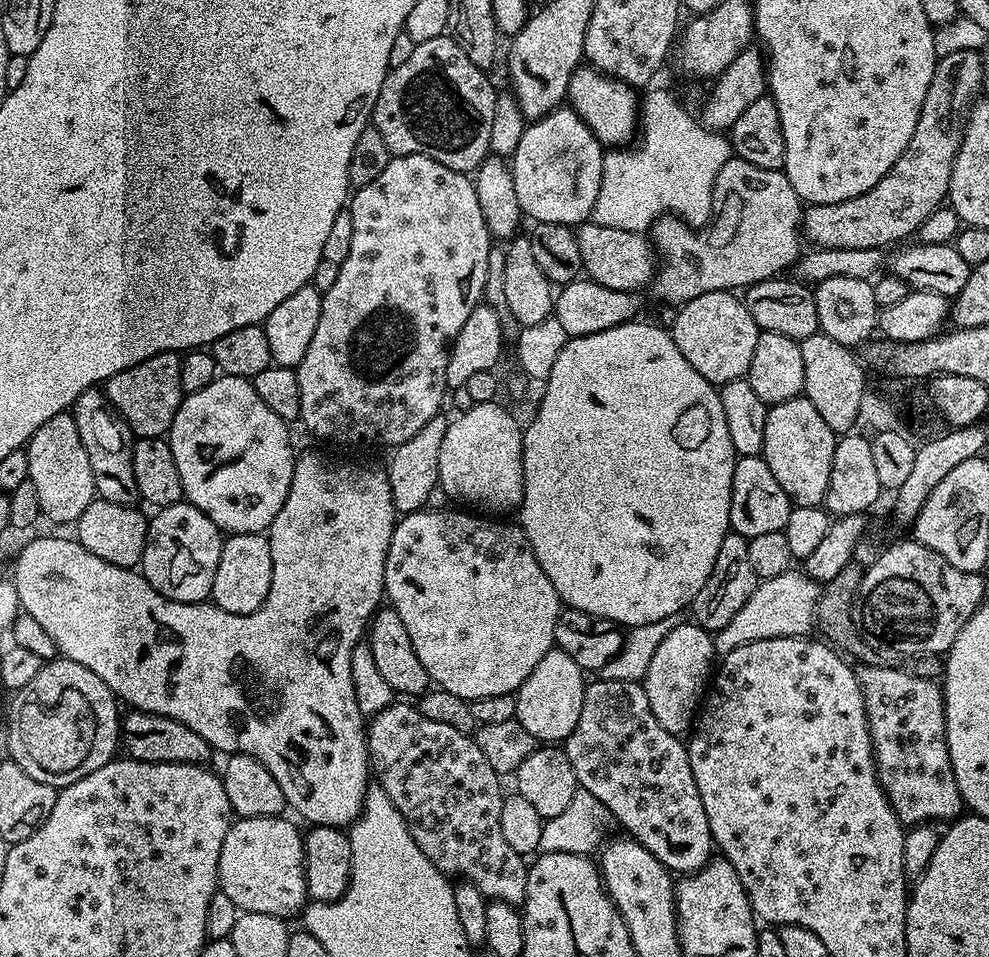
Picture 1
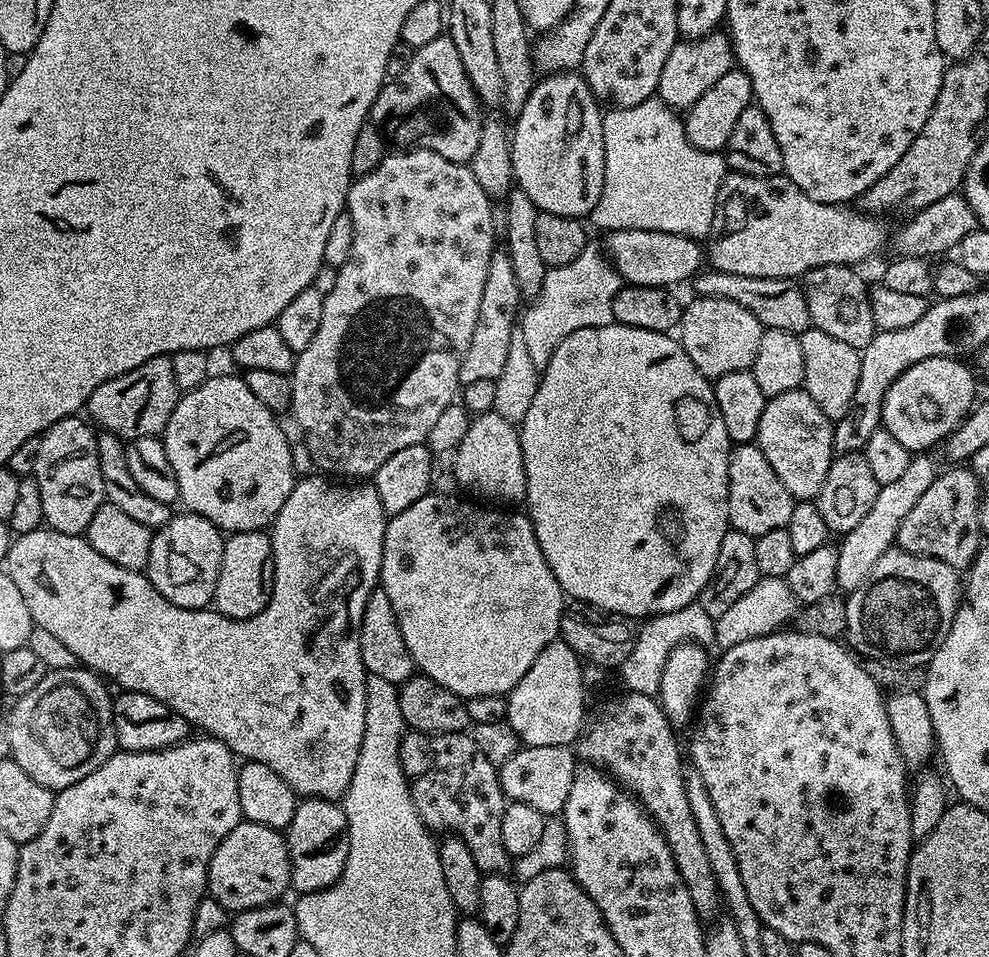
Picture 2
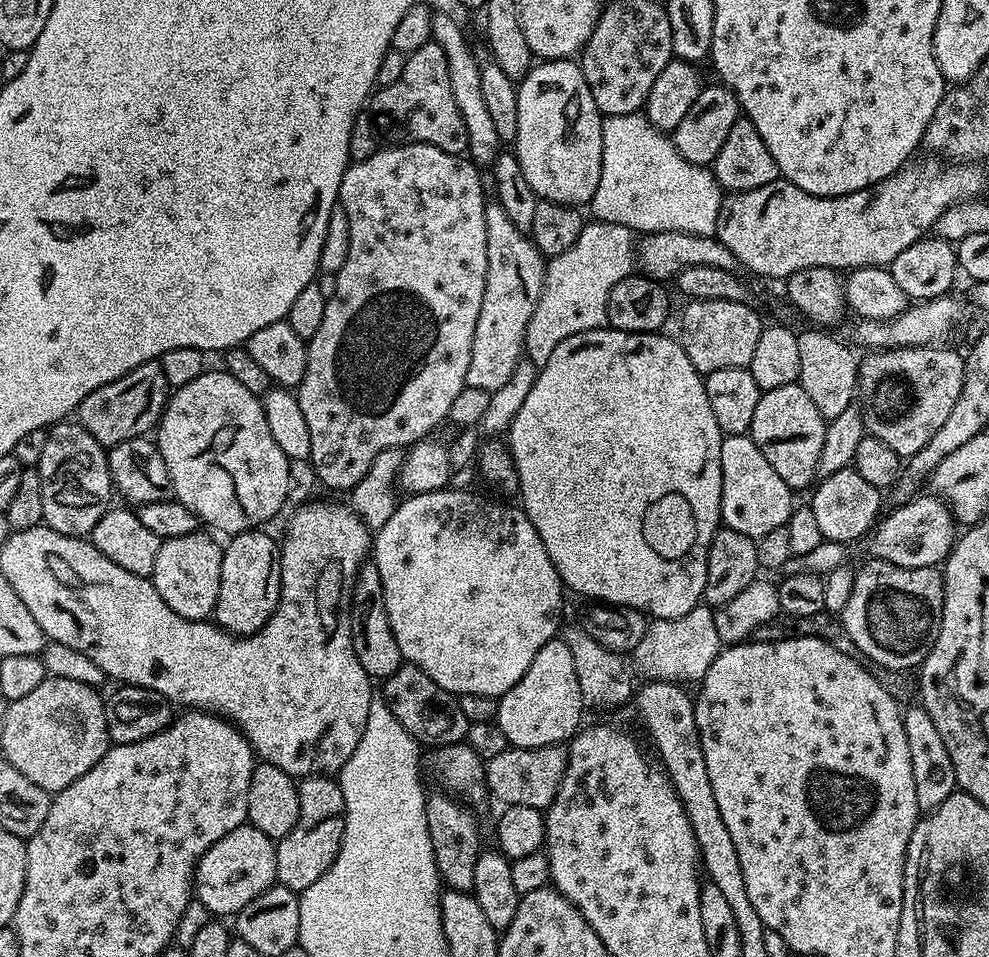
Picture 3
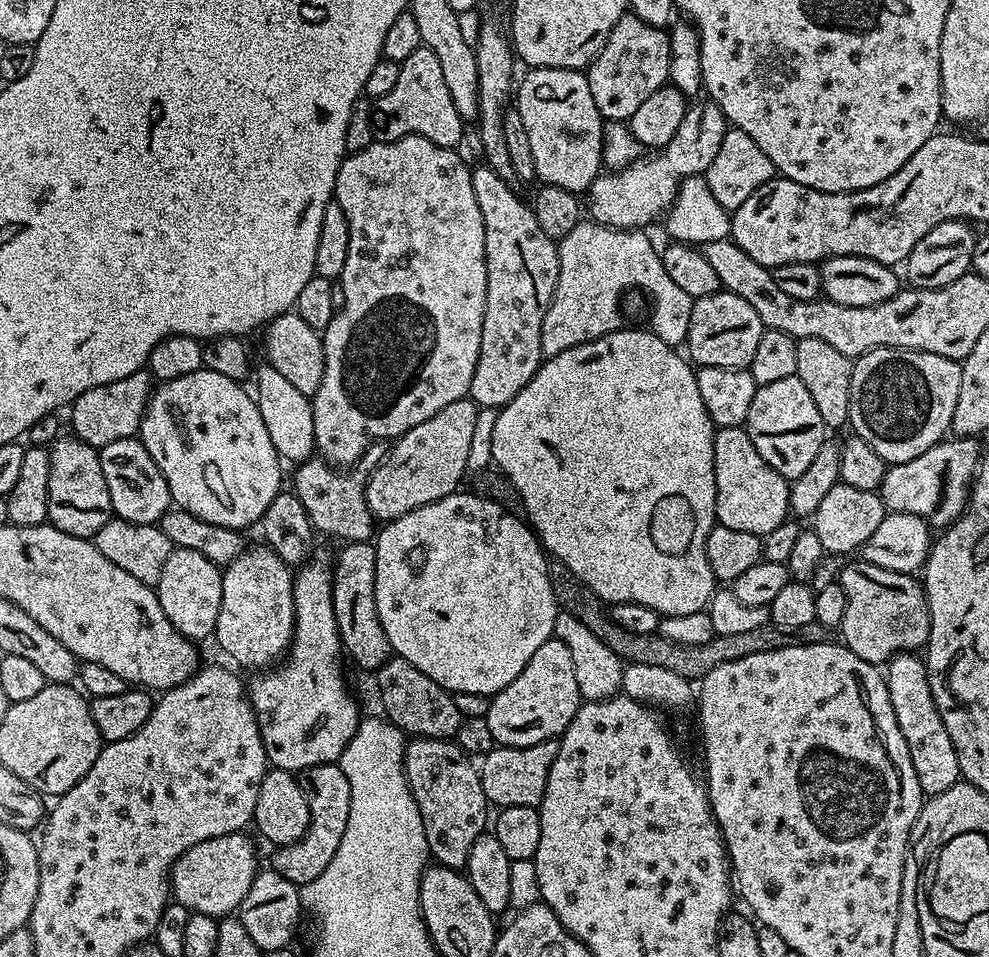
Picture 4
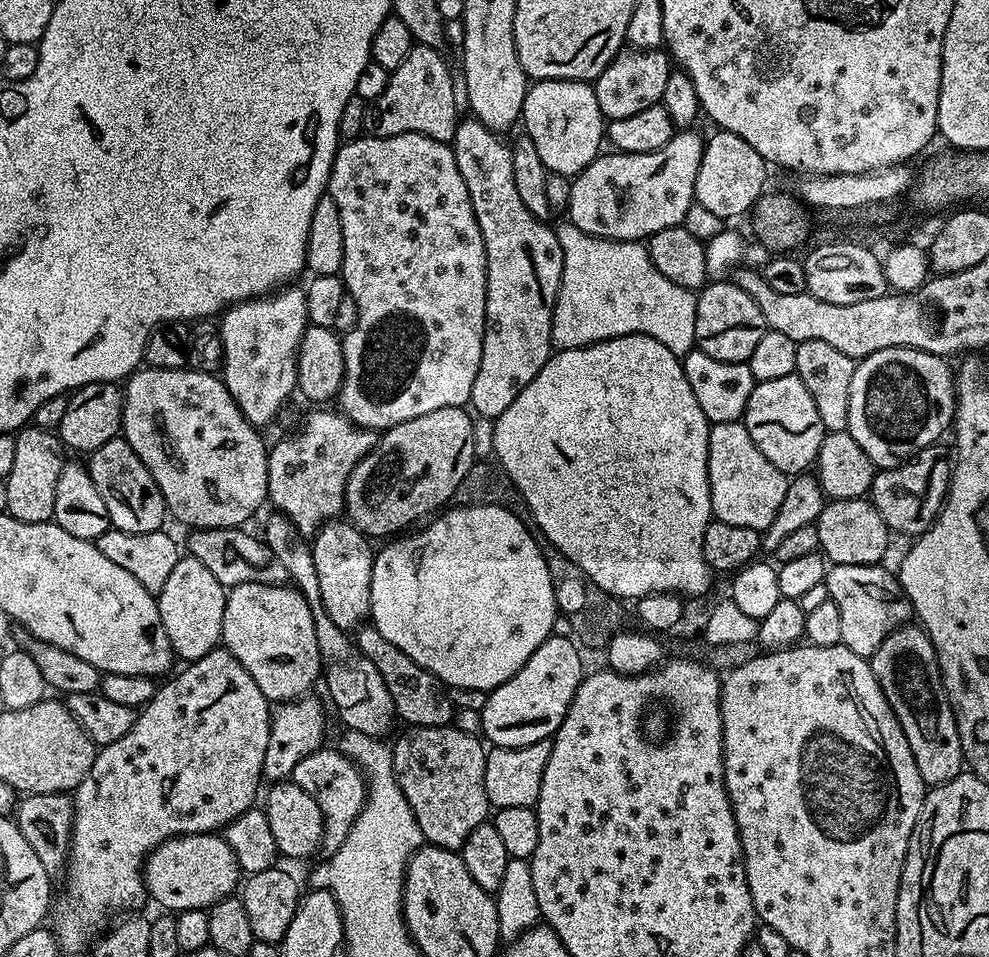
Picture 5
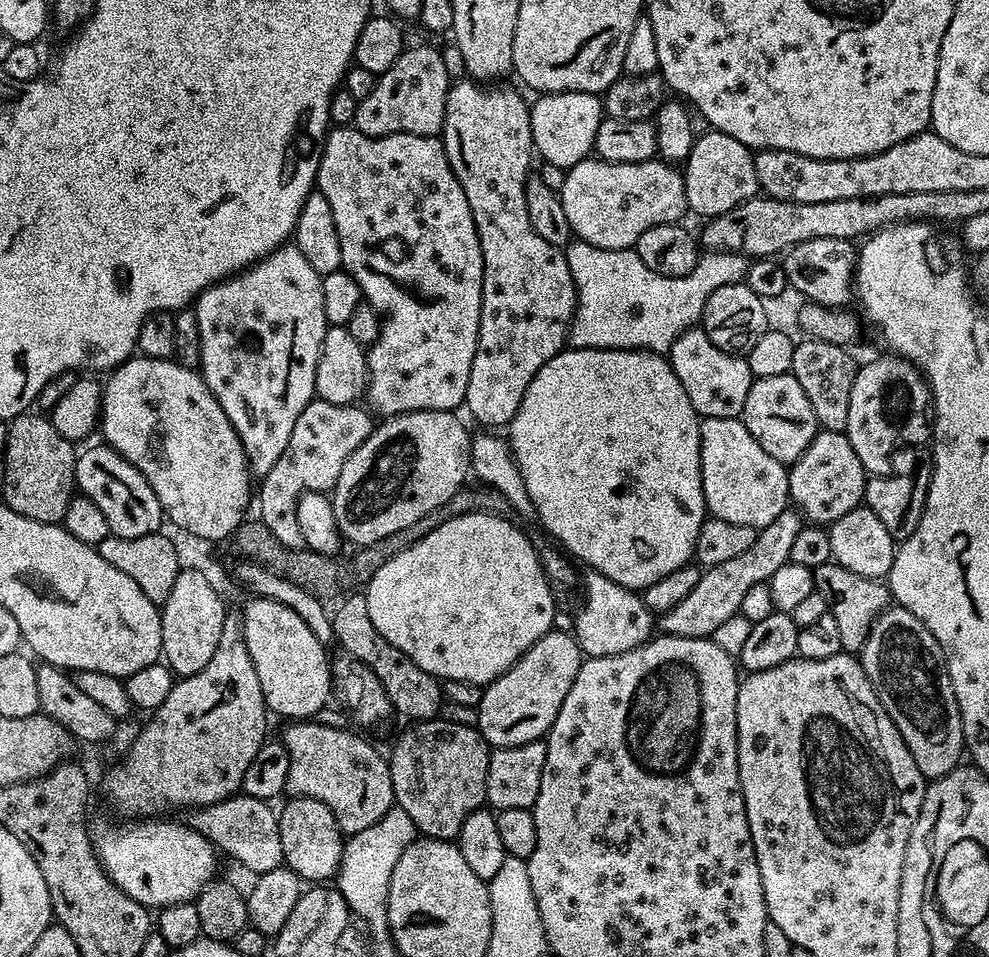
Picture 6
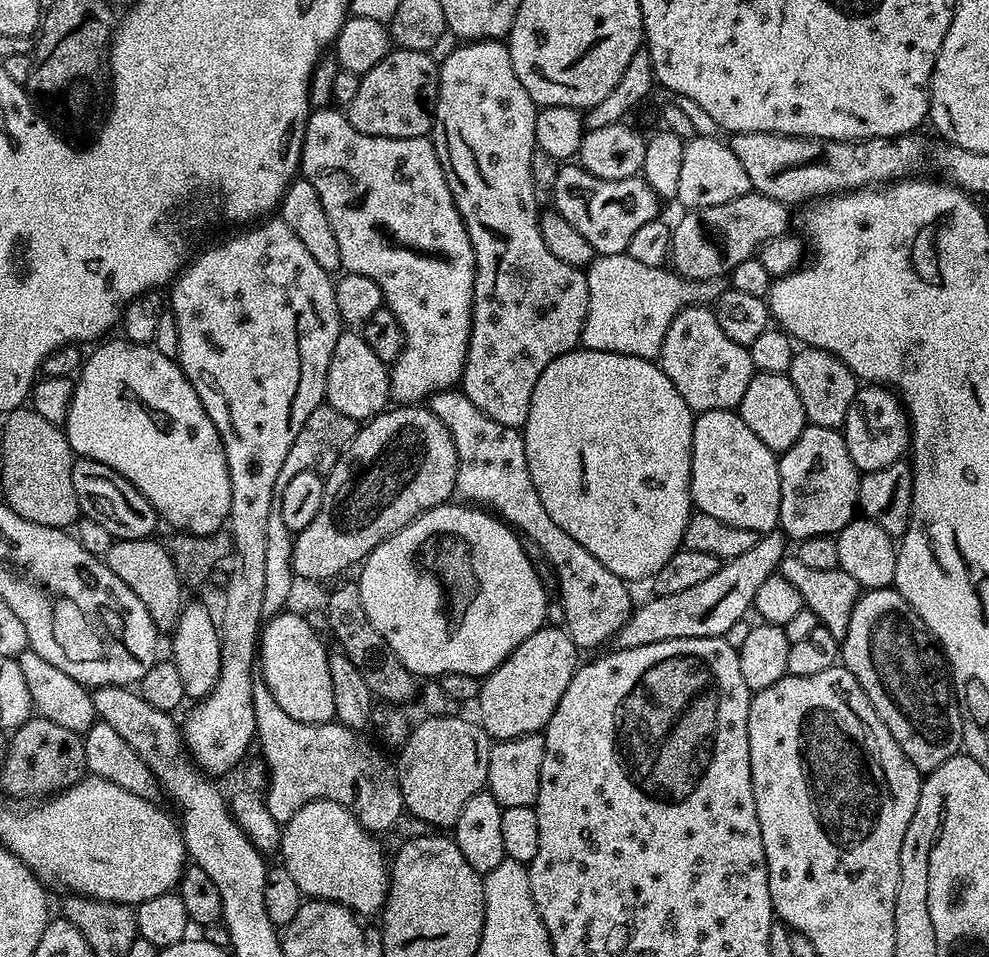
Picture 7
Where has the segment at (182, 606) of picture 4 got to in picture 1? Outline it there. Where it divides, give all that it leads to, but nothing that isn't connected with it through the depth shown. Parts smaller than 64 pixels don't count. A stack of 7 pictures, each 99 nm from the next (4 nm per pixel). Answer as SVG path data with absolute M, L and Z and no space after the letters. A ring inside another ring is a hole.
M187 502L159 509L149 519L148 537L139 562L148 584L166 598L183 604L199 604L212 595L214 574L218 574L218 558L224 540L216 523L202 510Z

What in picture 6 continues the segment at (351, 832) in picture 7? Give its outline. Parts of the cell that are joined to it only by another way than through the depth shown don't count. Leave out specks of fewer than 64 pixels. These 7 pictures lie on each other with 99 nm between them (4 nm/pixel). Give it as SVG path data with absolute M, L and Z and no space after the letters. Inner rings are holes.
M293 796L284 809L280 808L280 830L284 864L297 872L304 882L328 882L340 869L346 843L334 814L322 802L309 796Z

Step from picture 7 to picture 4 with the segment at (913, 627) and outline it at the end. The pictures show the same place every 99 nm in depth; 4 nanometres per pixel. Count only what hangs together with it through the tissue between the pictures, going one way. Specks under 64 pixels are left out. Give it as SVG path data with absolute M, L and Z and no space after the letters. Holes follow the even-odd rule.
M902 652L892 657L886 665L886 679L890 706L894 706L898 730L902 730L902 738L906 738L910 762L914 762L914 774L918 774L918 786L925 797L929 797L942 794L942 790L950 790L950 786L957 784L961 775L954 742L950 742L950 734L946 734L946 726L942 722L942 714L938 714L938 706L934 706L927 663L918 657L919 655L911 652Z

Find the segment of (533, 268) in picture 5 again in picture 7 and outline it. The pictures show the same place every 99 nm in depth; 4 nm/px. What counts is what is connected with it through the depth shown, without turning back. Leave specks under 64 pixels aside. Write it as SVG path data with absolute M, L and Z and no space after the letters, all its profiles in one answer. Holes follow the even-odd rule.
M503 39L498 40L474 40L461 43L443 61L439 61L440 81L438 82L438 94L436 95L436 111L432 121L430 139L438 154L438 162L446 174L446 182L450 186L450 194L454 194L454 206L458 206L458 214L462 214L462 222L470 234L470 242L474 246L474 258L476 259L476 273L474 274L474 294L472 295L472 329L470 330L470 342L466 354L466 366L464 367L464 379L462 391L482 414L494 418L494 422L502 422L502 426L523 429L526 418L530 414L530 398L534 398L534 386L538 386L538 378L542 378L542 370L550 366L554 358L573 351L580 344L580 335L586 322L588 313L588 277L583 271L574 266L566 266L559 258L550 254L546 242L542 242L542 230L540 229L540 217L536 208L536 196L538 189L532 184L530 178L530 158L537 151L536 147L536 113L538 105L526 94L526 86L518 82L518 74L514 74L512 59L508 53L508 45Z

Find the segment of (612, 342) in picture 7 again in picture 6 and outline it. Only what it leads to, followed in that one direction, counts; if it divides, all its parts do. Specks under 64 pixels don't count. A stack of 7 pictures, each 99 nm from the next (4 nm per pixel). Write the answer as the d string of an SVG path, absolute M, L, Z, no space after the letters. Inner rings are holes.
M573 239L571 243L563 249L563 254L566 258L566 262L570 266L570 274L574 278L574 286L576 287L576 312L572 316L572 323L568 325L567 343L573 348L638 348L661 354L671 353L674 342L679 336L681 336L683 332L687 332L689 328L693 327L693 325L703 317L706 298L710 298L710 294L714 294L714 290L718 290L718 286L738 284L747 277L750 263L749 257L743 256L741 252L705 251L690 274L686 274L682 278L666 278L666 274L654 274L654 270L650 270L650 266L646 266L646 262L642 262L642 258L638 258L638 254L632 248L606 250L605 248L594 246L593 244L587 244L585 240Z

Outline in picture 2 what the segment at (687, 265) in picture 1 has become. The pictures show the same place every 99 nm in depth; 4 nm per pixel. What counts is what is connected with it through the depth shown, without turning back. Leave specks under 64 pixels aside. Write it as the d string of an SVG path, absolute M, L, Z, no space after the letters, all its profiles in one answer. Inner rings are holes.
M729 171L724 178L724 185L718 190L712 234L706 244L706 260L708 264L712 263L709 265L718 272L775 280L800 278L805 272L818 266L860 266L863 260L870 259L883 244L885 247L889 243L890 232L889 229L884 229L884 224L881 217L869 216L859 207L818 202L807 196L793 180L783 174L751 176Z

